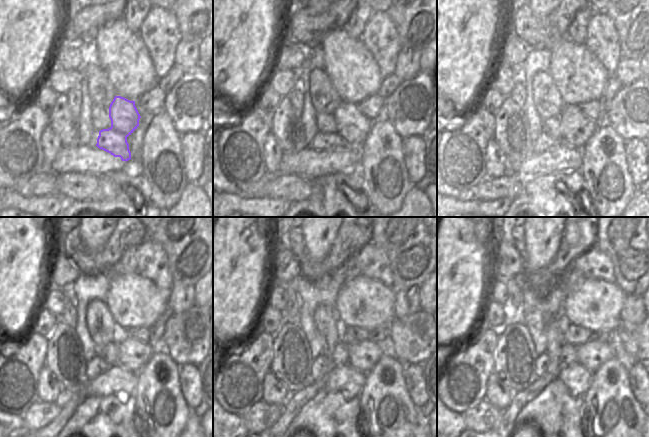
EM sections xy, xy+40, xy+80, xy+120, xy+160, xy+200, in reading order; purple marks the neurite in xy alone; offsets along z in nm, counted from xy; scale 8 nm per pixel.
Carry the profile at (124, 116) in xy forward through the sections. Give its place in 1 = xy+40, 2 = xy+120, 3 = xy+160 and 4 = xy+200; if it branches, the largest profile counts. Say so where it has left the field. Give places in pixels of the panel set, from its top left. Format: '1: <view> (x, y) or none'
1: xy+40 (352, 126)
2: xy+120 (133, 355)
3: xy+160 (363, 356)
4: xy+200 (592, 354)

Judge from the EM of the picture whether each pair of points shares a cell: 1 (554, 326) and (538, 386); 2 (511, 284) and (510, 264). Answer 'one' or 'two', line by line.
1: one
2: two

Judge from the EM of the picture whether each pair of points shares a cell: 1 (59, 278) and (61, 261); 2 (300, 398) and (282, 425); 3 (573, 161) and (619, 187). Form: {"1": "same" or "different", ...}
{"1": "same", "2": "same", "3": "different"}

